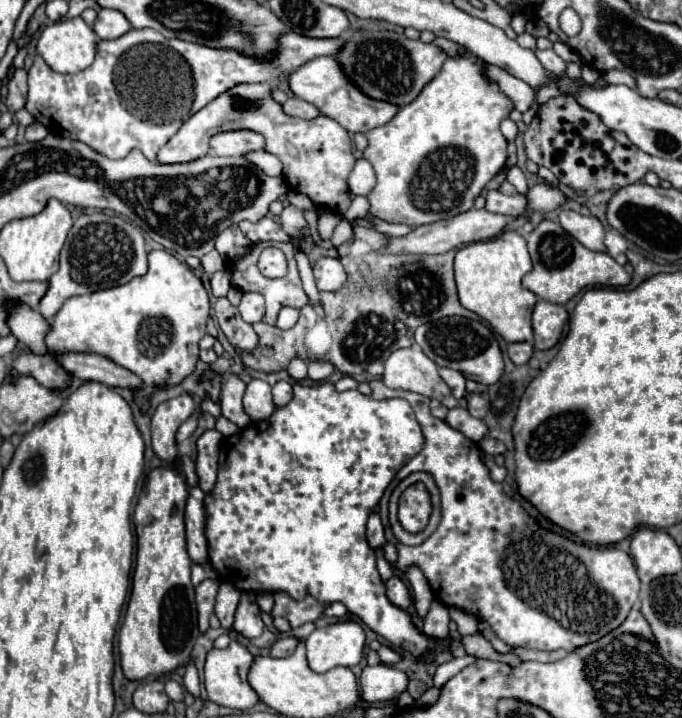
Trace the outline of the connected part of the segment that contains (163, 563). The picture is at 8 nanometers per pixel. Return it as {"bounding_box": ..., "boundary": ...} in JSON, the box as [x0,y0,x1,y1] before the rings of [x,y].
{"bounding_box":[119,468,199,680],"boundary":[[[155,468],[139,494],[133,522],[137,532],[137,566],[133,572],[133,588],[127,604],[127,618],[119,630],[119,656],[121,670],[127,680],[145,680],[147,676],[165,676],[177,670],[183,662],[189,660],[191,650],[199,638],[197,628],[197,606],[195,606],[195,588],[191,584],[191,560],[187,560],[185,548],[185,524],[183,510],[189,490],[183,474],[173,468]]]}

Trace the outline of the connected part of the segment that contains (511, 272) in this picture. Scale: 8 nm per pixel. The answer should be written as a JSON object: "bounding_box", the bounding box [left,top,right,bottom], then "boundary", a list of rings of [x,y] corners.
{"bounding_box":[455,230,537,344],"boundary":[[[513,230],[499,234],[495,240],[467,244],[455,254],[455,282],[461,304],[475,312],[505,342],[533,344],[531,312],[537,296],[521,286],[521,278],[531,270],[527,242]]]}

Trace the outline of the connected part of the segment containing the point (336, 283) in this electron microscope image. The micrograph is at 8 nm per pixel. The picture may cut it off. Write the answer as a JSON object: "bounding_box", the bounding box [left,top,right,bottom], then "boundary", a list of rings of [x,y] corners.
{"bounding_box":[313,258,347,292],"boundary":[[[339,258],[317,260],[317,264],[313,266],[313,274],[317,280],[317,288],[325,290],[325,292],[337,292],[347,280],[347,274],[345,274]]]}

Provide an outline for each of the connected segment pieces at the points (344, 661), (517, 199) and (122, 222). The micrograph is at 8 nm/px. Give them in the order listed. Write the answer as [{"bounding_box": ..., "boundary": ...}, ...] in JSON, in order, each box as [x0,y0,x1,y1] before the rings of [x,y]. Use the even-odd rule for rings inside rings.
[{"bounding_box":[307,622,365,672],"boundary":[[[335,622],[315,628],[307,644],[307,662],[313,672],[327,672],[337,666],[355,666],[363,658],[365,632],[359,622]]]},{"bounding_box":[487,190,527,216],"boundary":[[[489,190],[489,194],[487,194],[487,210],[489,212],[519,216],[519,212],[523,212],[525,204],[527,204],[527,200],[523,200],[523,194],[505,196],[499,190]]]},{"bounding_box":[37,212,147,320],"boundary":[[[103,212],[83,214],[69,230],[65,246],[61,250],[61,266],[49,278],[49,290],[37,304],[37,310],[47,320],[53,320],[67,298],[127,284],[131,278],[143,276],[143,272],[147,272],[147,250],[145,238],[139,228],[135,228],[121,216]]]}]

